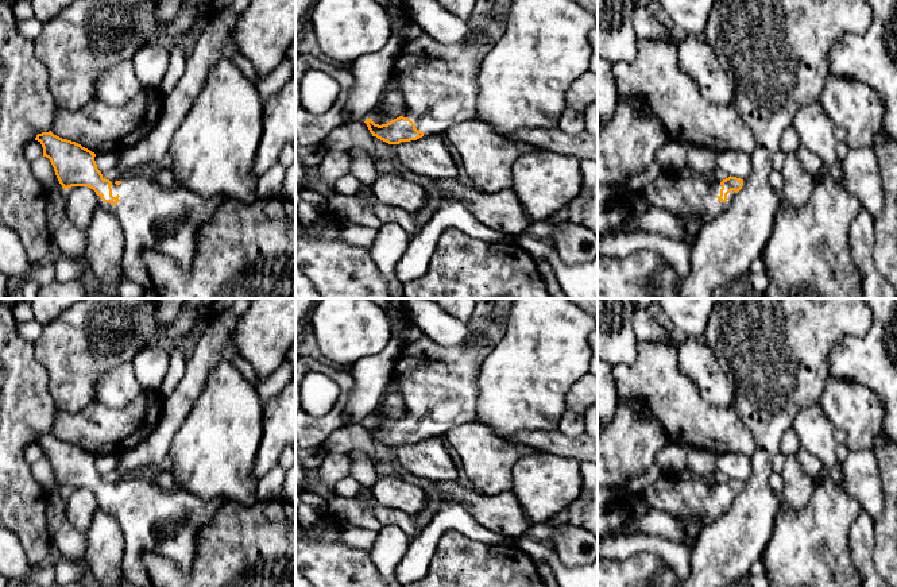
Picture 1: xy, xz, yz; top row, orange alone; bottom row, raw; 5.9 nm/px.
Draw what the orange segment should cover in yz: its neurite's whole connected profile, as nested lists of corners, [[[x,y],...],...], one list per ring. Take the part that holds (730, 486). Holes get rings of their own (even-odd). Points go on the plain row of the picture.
[[[662,474],[639,494],[623,495],[608,507],[598,507],[598,536],[658,510],[687,522],[683,544],[692,552],[701,530],[728,511],[742,488],[743,482],[731,478],[714,483],[689,475]]]

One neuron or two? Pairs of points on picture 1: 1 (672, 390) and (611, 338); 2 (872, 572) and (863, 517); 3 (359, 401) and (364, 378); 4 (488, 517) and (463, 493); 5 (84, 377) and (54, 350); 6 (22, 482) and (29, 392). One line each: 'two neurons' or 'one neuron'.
1: two neurons
2: one neuron
3: one neuron
4: one neuron
5: one neuron
6: one neuron

